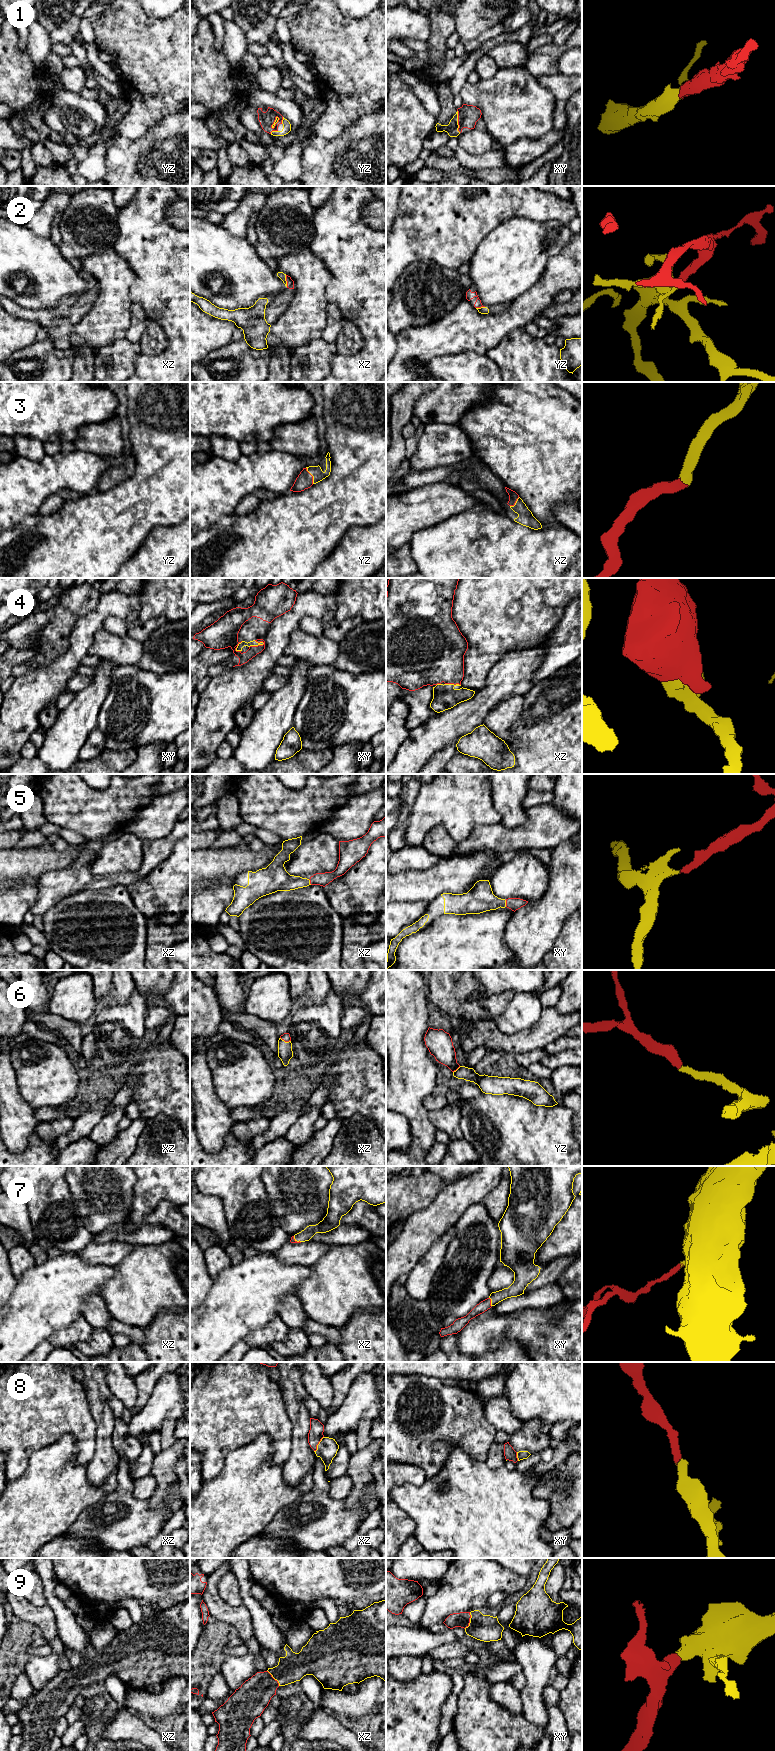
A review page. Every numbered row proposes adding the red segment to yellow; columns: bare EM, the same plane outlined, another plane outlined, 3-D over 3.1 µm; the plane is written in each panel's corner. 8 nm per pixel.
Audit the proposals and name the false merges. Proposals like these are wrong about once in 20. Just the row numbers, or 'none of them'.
none of them

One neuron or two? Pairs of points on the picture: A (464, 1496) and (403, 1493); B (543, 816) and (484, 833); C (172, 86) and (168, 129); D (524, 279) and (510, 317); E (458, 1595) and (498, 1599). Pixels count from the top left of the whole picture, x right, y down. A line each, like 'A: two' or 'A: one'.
A: one
B: one
C: two
D: two
E: two

